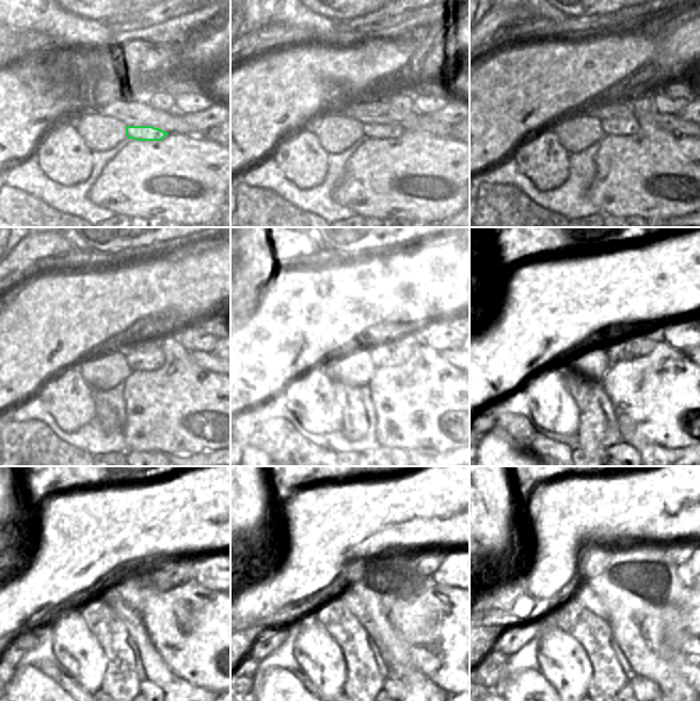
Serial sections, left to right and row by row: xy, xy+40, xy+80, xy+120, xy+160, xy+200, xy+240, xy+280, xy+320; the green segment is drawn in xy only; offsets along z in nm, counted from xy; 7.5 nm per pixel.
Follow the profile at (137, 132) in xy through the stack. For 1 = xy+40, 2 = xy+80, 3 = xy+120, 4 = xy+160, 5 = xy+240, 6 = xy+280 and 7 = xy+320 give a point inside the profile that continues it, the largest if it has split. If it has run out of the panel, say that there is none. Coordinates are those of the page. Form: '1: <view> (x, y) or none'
1: xy+40 (370, 130)
2: xy+80 (629, 125)
3: xy+120 (145, 354)
4: xy+160 (392, 350)
5: xy+240 (171, 573)
6: xy+280 (415, 566)
7: xy+320 (656, 575)

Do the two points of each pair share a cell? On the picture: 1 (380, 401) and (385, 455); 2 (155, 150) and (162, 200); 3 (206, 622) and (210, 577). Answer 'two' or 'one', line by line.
1: two
2: one
3: two

